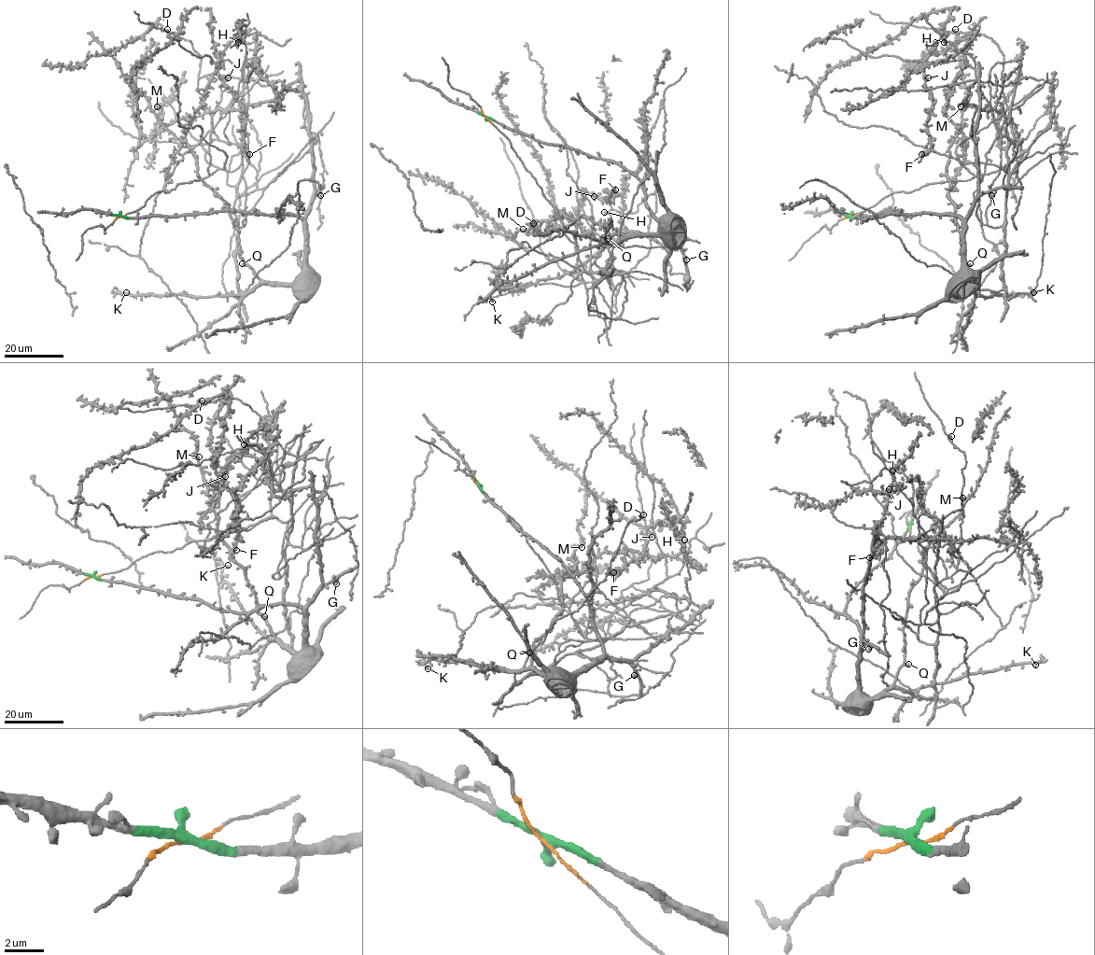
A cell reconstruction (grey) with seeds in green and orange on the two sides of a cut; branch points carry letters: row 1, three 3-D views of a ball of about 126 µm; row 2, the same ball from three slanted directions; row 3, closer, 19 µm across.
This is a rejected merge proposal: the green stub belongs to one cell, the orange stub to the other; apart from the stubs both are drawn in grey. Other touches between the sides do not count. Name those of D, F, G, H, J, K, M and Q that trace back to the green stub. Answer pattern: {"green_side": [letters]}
{"green_side": ["G", "K", "M", "Q"]}

